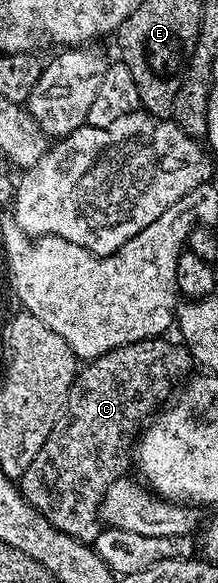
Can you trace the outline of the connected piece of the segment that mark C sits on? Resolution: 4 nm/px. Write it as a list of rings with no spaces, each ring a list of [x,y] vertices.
[[[156,337],[119,346],[99,358],[90,360],[78,370],[67,394],[64,417],[54,423],[45,443],[41,445],[36,457],[33,457],[32,464],[17,483],[27,501],[58,531],[90,543],[99,536],[100,528],[95,527],[95,523],[98,524],[99,521],[99,509],[104,494],[109,485],[126,476],[133,444],[140,434],[144,415],[150,416],[158,408],[158,401],[171,389],[171,381],[183,377],[185,379],[194,368],[195,362],[186,344],[169,340]]]

